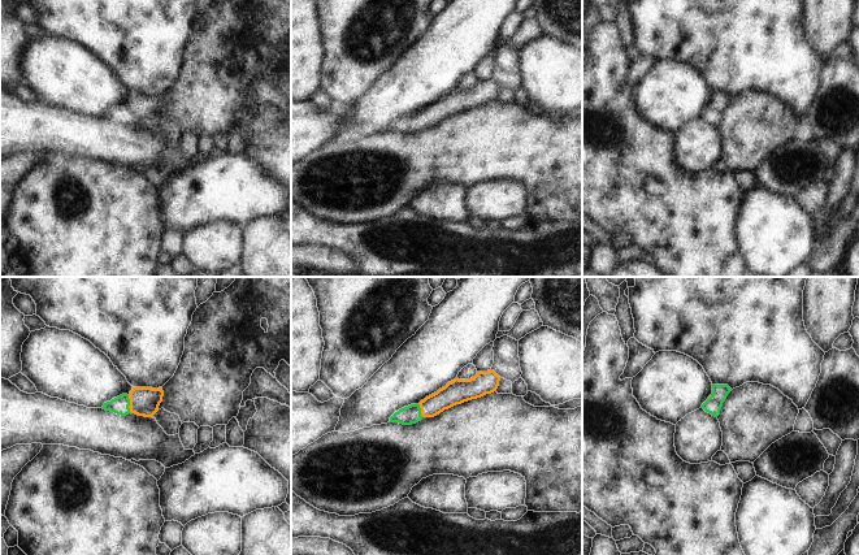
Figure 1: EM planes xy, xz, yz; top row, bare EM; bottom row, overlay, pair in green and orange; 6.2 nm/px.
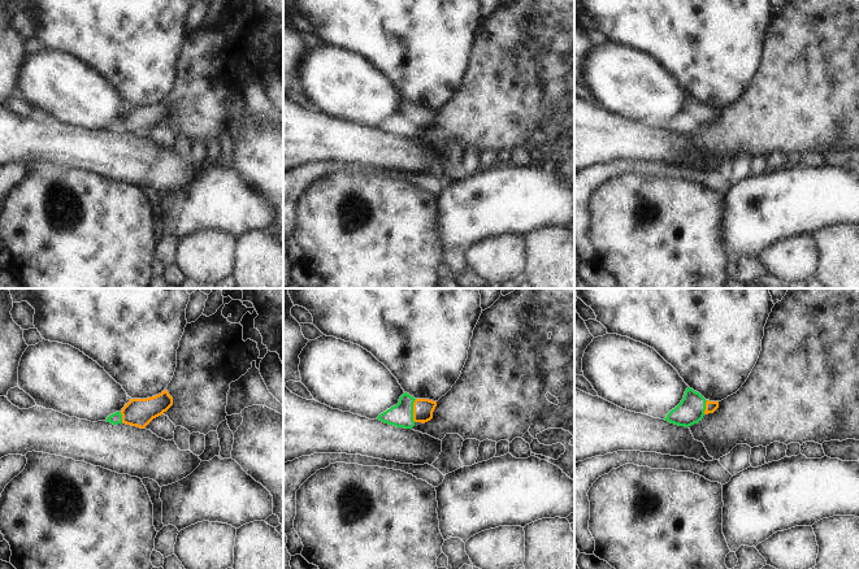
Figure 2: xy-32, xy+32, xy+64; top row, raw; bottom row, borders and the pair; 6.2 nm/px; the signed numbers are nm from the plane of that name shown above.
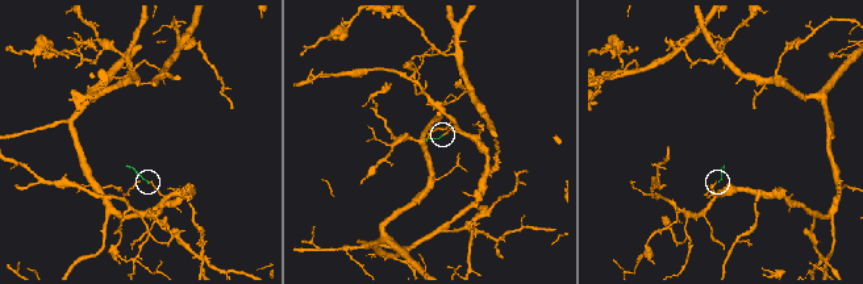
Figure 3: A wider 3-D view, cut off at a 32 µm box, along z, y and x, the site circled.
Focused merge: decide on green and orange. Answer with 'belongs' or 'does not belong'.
belongs

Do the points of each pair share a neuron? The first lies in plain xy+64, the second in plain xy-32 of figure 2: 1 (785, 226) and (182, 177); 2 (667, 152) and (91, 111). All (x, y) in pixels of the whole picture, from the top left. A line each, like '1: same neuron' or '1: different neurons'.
1: different neurons
2: different neurons

